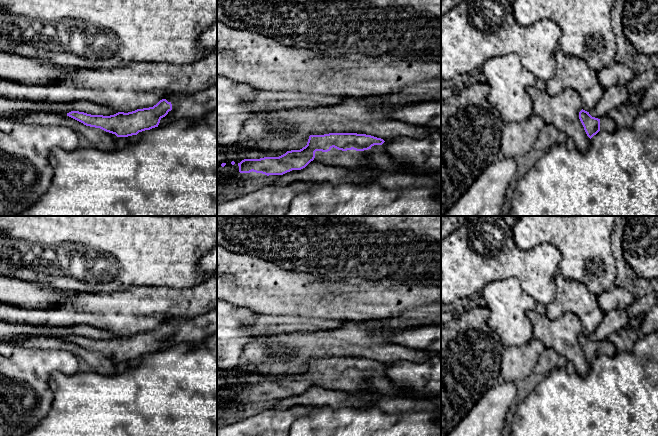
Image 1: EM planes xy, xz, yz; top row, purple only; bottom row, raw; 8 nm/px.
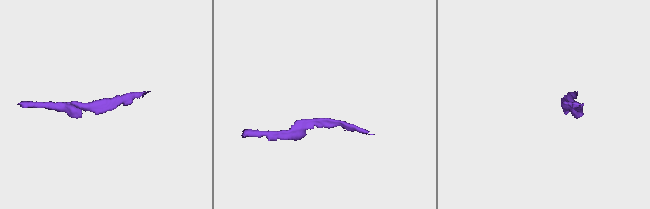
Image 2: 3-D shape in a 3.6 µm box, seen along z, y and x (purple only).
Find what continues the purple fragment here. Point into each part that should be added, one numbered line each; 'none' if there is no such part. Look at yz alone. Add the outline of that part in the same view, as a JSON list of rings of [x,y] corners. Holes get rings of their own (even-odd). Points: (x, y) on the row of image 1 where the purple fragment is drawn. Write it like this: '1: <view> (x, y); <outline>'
1: yz (607, 124); [[[603,116],[600,119],[600,130],[613,132],[617,129],[616,123],[609,116]]]

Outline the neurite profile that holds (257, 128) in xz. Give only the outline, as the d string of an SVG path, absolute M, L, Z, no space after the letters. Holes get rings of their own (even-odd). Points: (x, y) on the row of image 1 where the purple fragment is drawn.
M262 117L251 118L243 124L240 138L232 145L233 149L257 149L252 146L254 141L277 135L283 137L289 125L279 123L273 119Z

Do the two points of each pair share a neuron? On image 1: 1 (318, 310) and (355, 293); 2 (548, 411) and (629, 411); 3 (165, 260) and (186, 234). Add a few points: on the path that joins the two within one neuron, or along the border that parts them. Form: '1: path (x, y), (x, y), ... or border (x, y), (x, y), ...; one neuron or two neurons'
1: path (327, 301), (329, 299), (346, 299); one neuron
2: path (568, 413), (609, 413); one neuron
3: path (166, 254), (180, 240); one neuron

